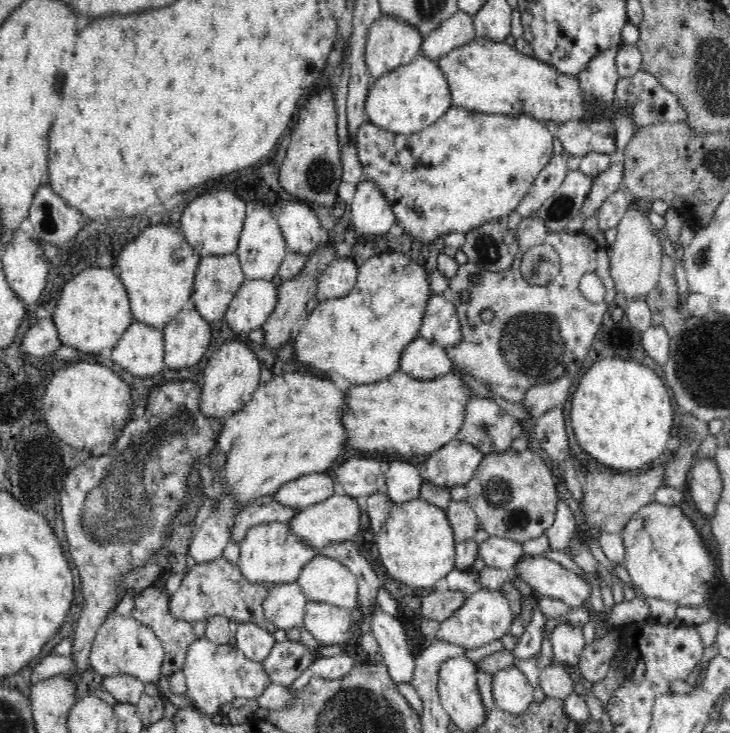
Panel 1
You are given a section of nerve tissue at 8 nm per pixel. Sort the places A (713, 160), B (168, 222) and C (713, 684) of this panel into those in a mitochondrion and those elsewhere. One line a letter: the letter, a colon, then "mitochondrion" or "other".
A: mitochondrion
B: other
C: other

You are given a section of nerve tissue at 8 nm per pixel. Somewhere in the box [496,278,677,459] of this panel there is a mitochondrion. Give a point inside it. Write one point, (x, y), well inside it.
(527, 346)

